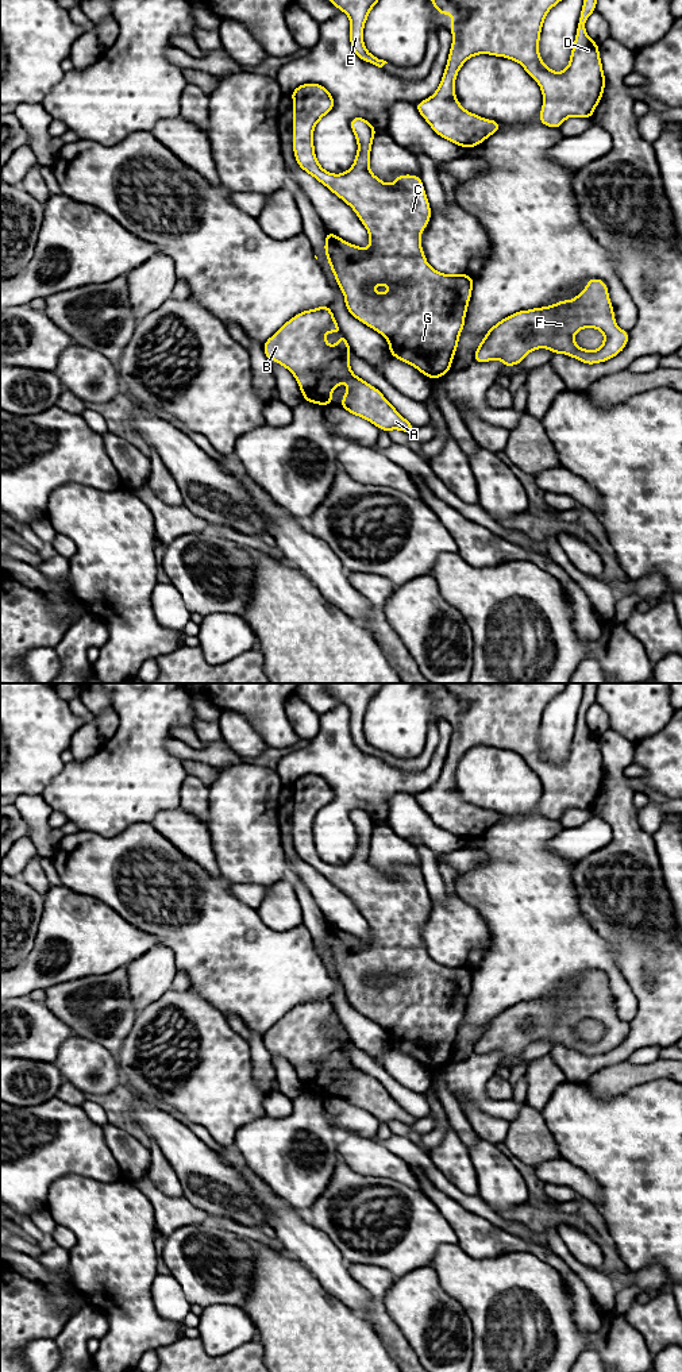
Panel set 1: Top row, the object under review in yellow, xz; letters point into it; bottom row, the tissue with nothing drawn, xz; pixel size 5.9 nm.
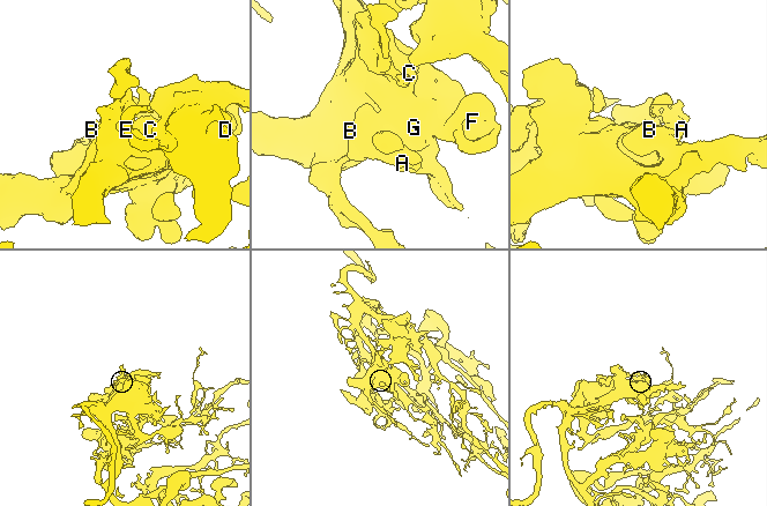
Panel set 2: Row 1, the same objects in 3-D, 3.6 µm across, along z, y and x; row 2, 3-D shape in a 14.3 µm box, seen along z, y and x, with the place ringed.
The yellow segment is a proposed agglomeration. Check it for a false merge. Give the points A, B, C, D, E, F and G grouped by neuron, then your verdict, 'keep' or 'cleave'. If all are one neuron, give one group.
groups A B C D E F G; keep

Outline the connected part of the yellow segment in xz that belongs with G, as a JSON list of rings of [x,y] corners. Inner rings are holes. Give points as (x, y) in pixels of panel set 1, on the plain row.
[[[320,775],[298,776],[293,790],[293,843],[298,858],[340,889],[357,905],[370,929],[367,940],[358,939],[325,924],[324,943],[335,971],[346,988],[346,1001],[389,1033],[389,1044],[427,1067],[431,1072],[450,1063],[459,1025],[465,1018],[474,968],[443,966],[432,960],[421,940],[421,924],[431,912],[431,898],[421,868],[405,866],[394,868],[394,875],[381,872],[370,863],[370,843],[377,824],[361,808],[350,813],[358,843],[354,856],[342,866],[325,863],[316,847],[313,821],[320,810],[335,798],[335,791]],[[390,976],[386,984],[370,983],[369,978]]]

